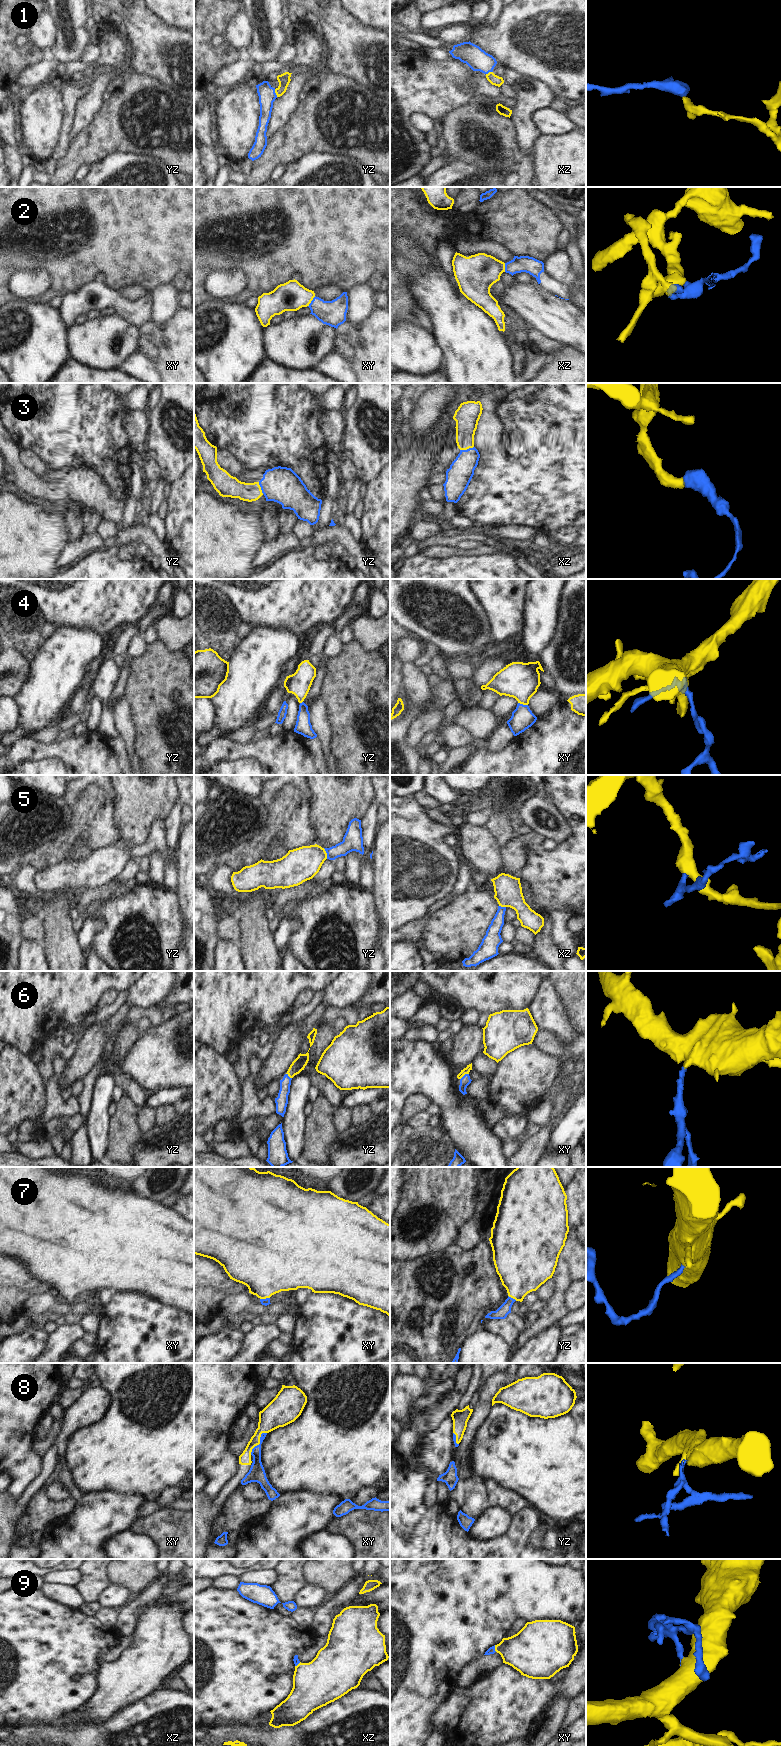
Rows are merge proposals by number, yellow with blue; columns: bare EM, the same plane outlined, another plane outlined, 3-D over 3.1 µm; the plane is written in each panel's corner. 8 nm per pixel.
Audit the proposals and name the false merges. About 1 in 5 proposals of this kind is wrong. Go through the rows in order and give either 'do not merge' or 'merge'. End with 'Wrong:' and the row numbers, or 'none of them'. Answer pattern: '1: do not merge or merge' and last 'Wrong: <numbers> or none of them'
1: merge
2: merge
3: merge
4: merge
5: merge
6: merge
7: merge
8: merge
9: merge
Wrong: none of them

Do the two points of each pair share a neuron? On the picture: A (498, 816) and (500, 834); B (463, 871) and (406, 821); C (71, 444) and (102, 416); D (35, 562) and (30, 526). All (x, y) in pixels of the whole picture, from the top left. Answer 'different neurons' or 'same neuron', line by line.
A: same neuron
B: different neurons
C: same neuron
D: same neuron

